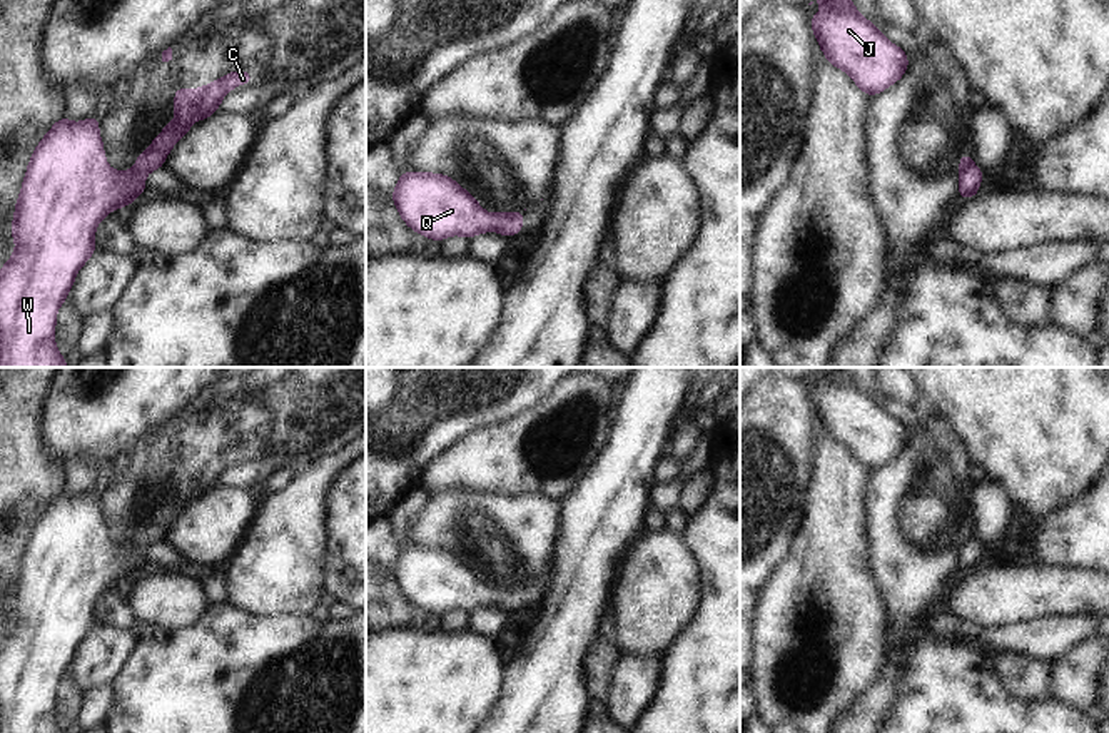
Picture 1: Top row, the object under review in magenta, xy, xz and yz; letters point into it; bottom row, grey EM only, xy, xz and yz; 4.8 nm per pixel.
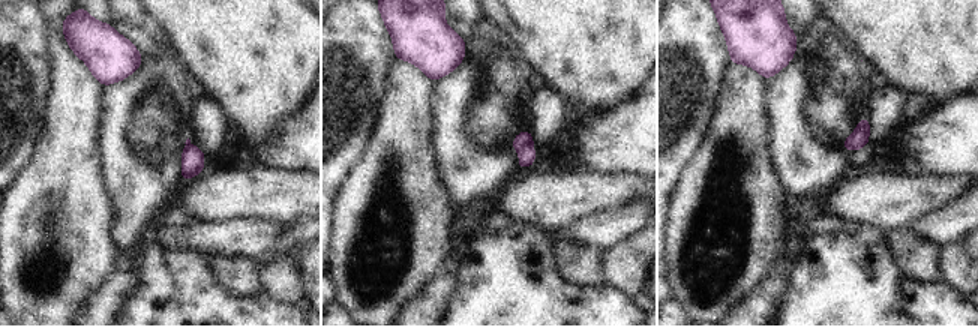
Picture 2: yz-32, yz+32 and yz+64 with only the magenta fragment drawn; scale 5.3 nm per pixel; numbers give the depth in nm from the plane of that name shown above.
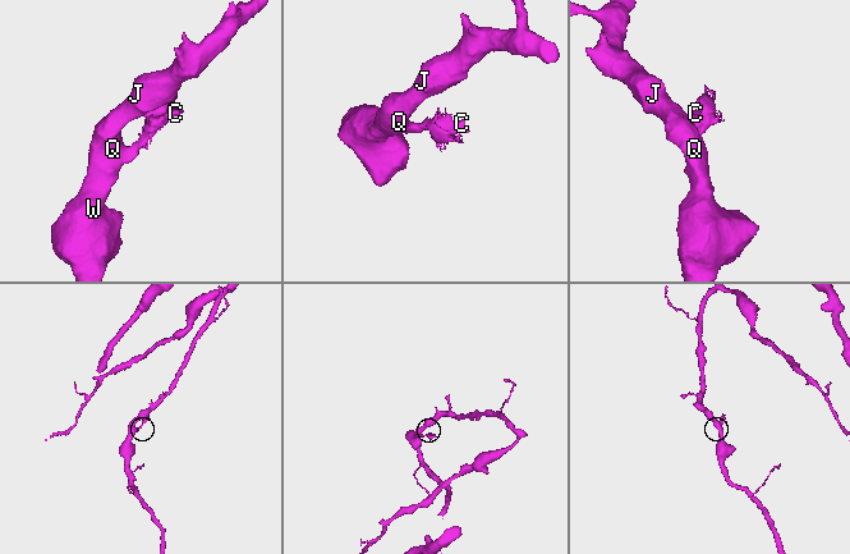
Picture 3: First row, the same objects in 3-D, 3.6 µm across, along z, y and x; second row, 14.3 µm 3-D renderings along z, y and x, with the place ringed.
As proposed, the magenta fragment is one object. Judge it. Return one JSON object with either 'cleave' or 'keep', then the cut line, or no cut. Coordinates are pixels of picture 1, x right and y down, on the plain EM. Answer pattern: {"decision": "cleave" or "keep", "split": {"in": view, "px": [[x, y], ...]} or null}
{"decision": "cleave", "split": {"in": "yz", "px": [[972, 538], [961, 546]]}}

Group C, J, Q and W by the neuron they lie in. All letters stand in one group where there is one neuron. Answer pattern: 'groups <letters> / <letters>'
groups C / J Q W

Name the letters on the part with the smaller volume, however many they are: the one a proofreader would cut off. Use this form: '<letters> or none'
C

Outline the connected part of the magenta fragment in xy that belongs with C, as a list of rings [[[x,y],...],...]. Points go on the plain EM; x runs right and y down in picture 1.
[[[232,446],[202,463],[175,463],[175,496],[167,498],[162,508],[152,514],[152,521],[140,528],[134,538],[135,546],[149,549],[150,544],[160,543],[174,518],[189,503],[214,488],[230,463],[251,454],[251,446]]]

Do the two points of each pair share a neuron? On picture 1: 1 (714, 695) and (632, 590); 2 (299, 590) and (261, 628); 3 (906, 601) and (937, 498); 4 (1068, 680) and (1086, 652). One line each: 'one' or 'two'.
1: two
2: two
3: one
4: one

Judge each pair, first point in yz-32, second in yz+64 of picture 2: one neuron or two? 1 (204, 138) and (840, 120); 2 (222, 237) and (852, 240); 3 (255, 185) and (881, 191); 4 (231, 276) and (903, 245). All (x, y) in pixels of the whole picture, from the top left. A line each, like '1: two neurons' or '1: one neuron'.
1: two neurons
2: two neurons
3: one neuron
4: one neuron

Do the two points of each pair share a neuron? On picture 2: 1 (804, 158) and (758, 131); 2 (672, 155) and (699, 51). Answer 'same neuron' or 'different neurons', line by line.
1: different neurons
2: same neuron

